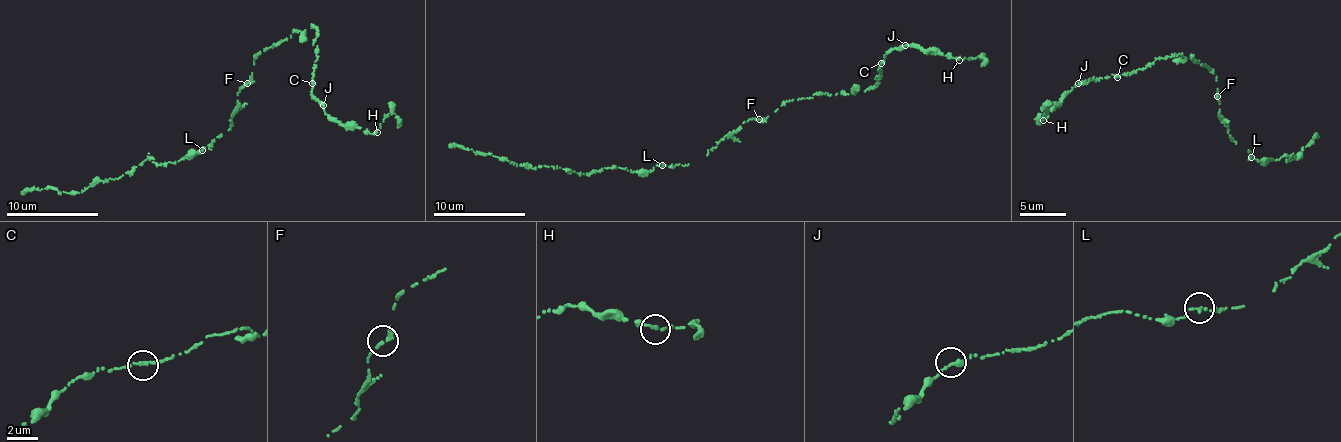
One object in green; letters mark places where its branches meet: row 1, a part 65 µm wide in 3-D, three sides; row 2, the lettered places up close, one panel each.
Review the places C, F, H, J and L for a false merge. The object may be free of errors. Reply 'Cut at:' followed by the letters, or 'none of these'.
Cut at: none of these

